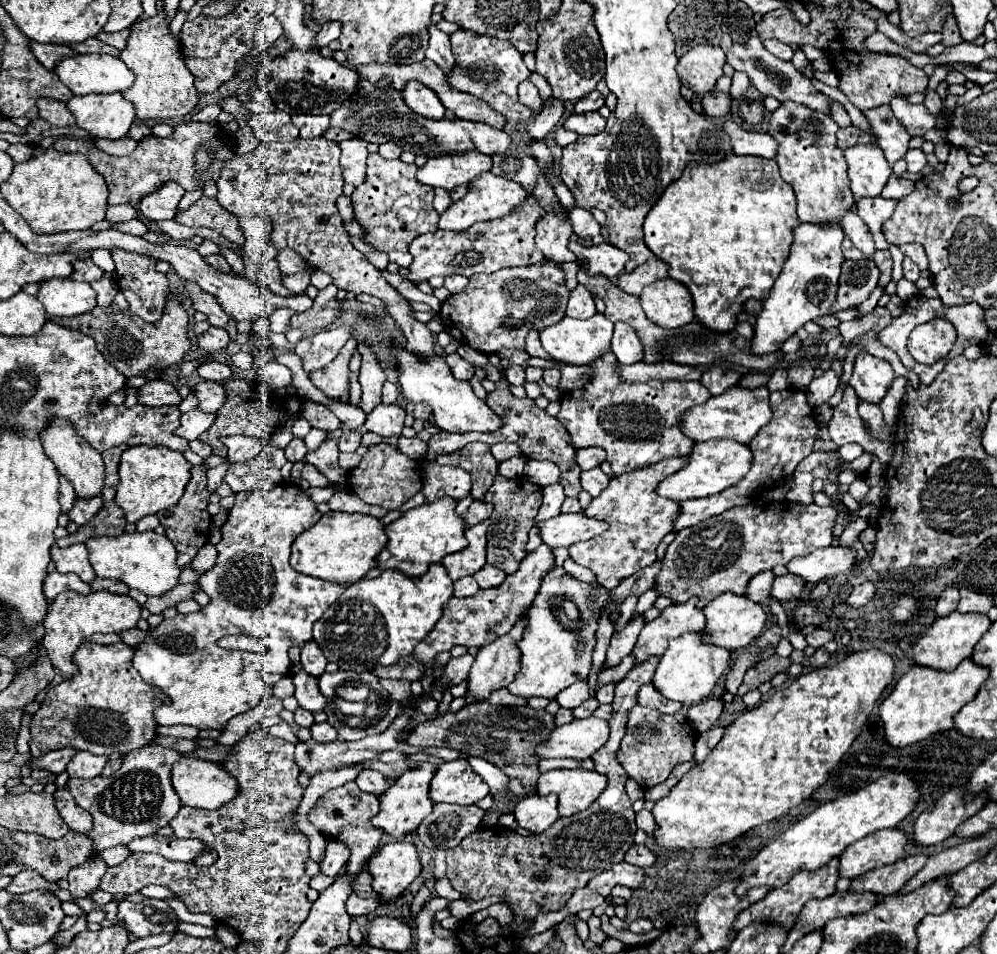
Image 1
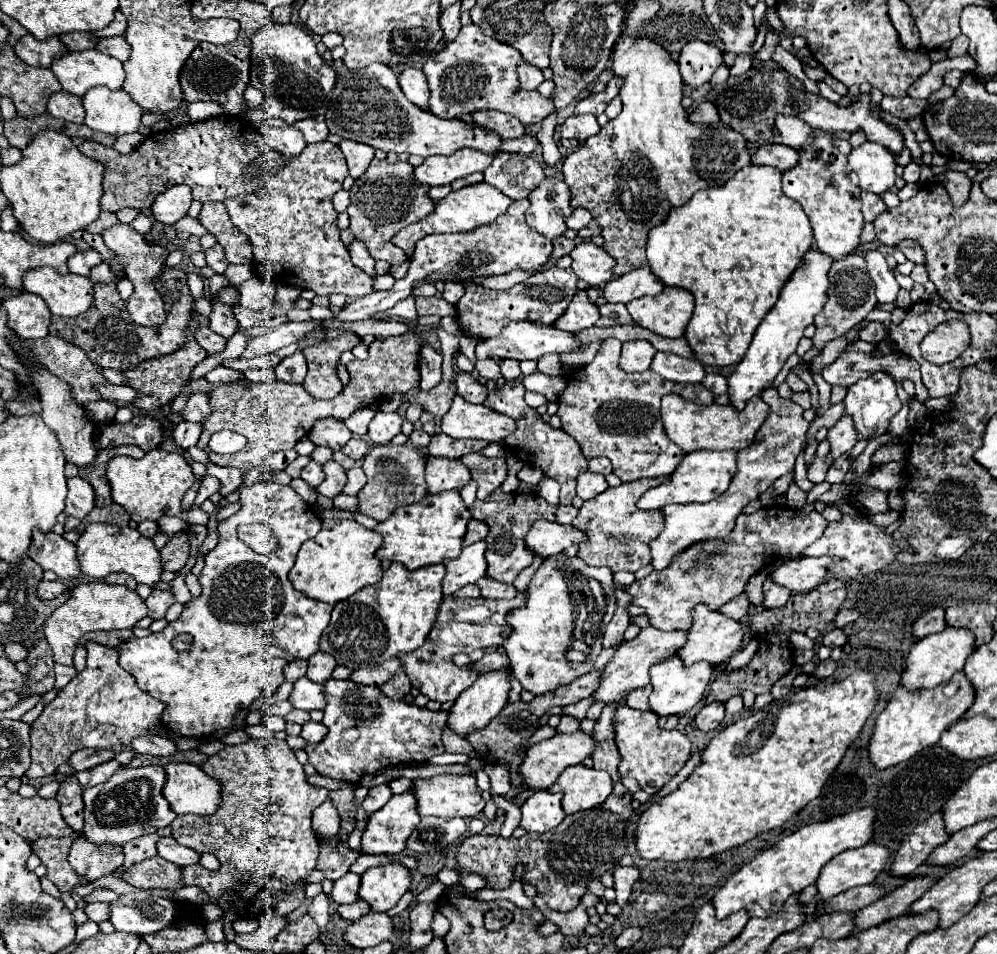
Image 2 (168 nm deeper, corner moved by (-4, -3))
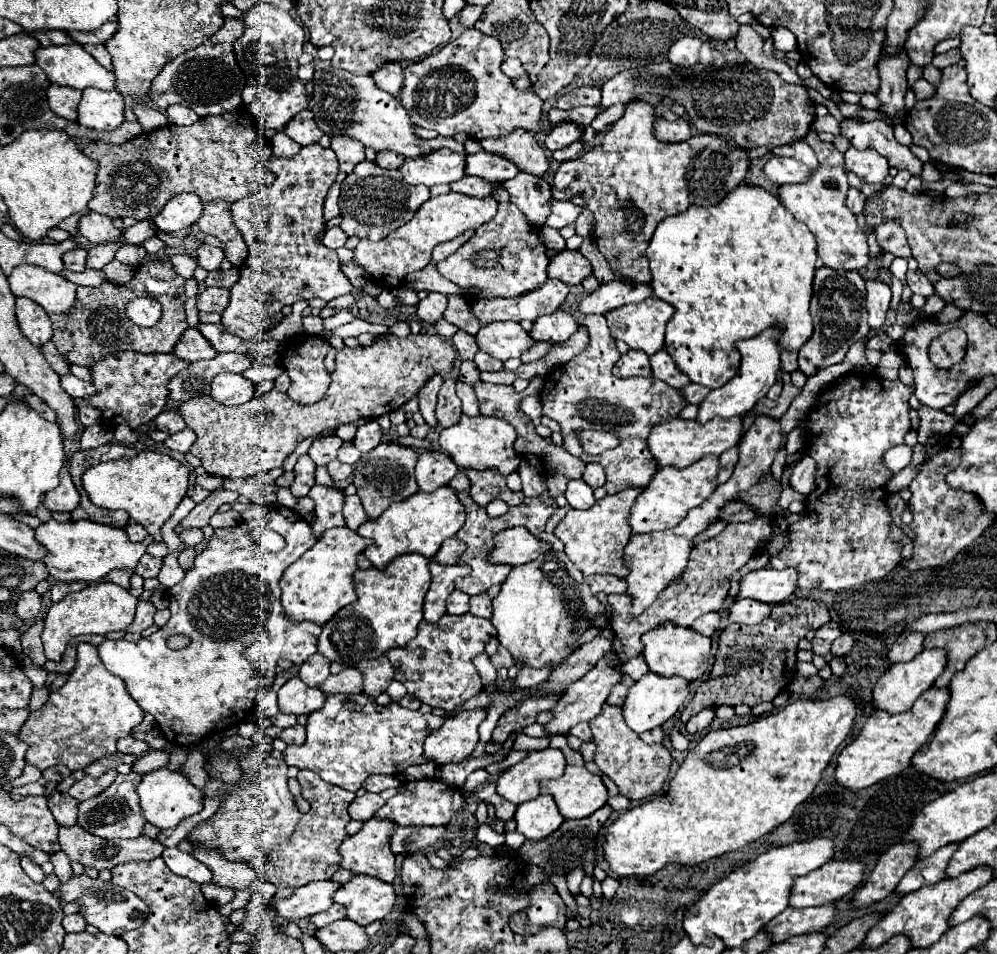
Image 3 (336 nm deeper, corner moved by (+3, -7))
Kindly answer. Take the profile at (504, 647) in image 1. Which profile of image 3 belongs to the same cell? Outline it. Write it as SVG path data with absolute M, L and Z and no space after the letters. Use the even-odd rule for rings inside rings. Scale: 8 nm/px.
M484 710L460 712L448 718L440 730L424 742L424 756L438 766L466 760L478 744L478 724L486 718Z

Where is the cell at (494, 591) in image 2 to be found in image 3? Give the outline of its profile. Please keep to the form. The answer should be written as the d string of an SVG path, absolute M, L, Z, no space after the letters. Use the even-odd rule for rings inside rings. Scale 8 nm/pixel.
M486 592L472 596L470 598L470 614L490 620L492 618L492 598Z

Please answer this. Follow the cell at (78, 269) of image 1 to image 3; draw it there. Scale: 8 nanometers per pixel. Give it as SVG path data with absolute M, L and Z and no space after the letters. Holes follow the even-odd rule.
M76 248L76 250L70 250L62 256L64 260L64 266L72 272L84 272L86 270L86 256L88 252L84 248Z

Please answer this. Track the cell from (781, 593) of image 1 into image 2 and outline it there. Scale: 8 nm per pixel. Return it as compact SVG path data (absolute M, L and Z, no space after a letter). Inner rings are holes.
M771 578L765 580L763 592L765 592L765 608L781 608L791 598L791 592L787 592L787 588L779 586Z

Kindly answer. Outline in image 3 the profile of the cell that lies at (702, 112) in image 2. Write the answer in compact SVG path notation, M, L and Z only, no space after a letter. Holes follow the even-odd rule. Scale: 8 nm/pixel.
M658 118L654 122L654 136L660 142L684 142L692 136L692 130L690 130L690 124L682 118L678 118L674 122Z

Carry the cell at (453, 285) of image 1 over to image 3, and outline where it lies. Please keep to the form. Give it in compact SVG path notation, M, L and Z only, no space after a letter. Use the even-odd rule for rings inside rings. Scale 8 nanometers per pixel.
M430 292L424 300L418 302L416 314L418 314L420 320L424 320L424 322L428 322L428 324L434 324L436 320L442 318L442 314L444 314L444 310L446 310L446 304L448 304L448 300L446 300L444 294Z

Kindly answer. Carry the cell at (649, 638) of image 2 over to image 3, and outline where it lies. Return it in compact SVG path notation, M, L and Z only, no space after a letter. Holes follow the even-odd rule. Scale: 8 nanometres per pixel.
M610 652L608 656L604 656L604 660L600 660L596 664L596 668L592 668L586 676L582 676L580 680L576 680L576 684L570 684L564 694L560 696L556 708L552 708L552 720L548 724L544 724L544 730L548 736L554 736L554 734L562 734L562 736L568 736L570 728L576 726L578 722L590 722L592 718L596 718L600 714L600 708L602 704L606 702L606 696L612 688L612 684L616 684L616 680L620 680L622 672L618 668L610 668L608 662L614 654Z

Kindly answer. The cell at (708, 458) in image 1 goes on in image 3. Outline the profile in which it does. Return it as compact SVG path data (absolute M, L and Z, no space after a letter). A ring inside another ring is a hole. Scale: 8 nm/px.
M702 456L688 468L658 468L652 476L652 482L644 488L644 492L636 498L630 510L630 528L634 534L648 534L656 530L674 528L686 518L690 508L700 506L714 490L716 490L716 476L718 476L718 458L716 456Z

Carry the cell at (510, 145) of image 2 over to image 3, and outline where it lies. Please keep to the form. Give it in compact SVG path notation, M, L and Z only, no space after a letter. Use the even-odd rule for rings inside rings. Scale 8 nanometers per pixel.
M480 150L478 154L466 156L466 168L464 174L466 176L480 176L486 182L504 182L512 176L516 176L518 168L508 162L508 160L500 160L498 156L490 156L490 152Z

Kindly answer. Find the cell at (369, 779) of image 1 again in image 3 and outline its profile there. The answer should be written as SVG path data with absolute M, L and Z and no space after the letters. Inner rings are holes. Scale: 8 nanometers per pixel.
M366 792L364 796L360 796L360 798L356 798L352 804L350 804L350 808L348 808L348 814L350 814L350 818L352 820L370 820L372 816L374 816L374 812L378 810L378 808L382 808L384 806L384 800L382 800L382 796L380 794L370 794L370 792Z

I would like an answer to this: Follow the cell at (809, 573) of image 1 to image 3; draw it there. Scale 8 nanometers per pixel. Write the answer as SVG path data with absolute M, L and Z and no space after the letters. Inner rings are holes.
M792 568L752 570L742 576L736 600L752 598L764 604L780 604L792 596L794 588L796 572L792 572Z

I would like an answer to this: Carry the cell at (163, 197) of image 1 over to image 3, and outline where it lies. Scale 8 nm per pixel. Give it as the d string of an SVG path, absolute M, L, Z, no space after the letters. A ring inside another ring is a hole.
M196 194L174 196L164 210L154 218L154 224L162 232L178 232L192 226L202 216L202 200Z

